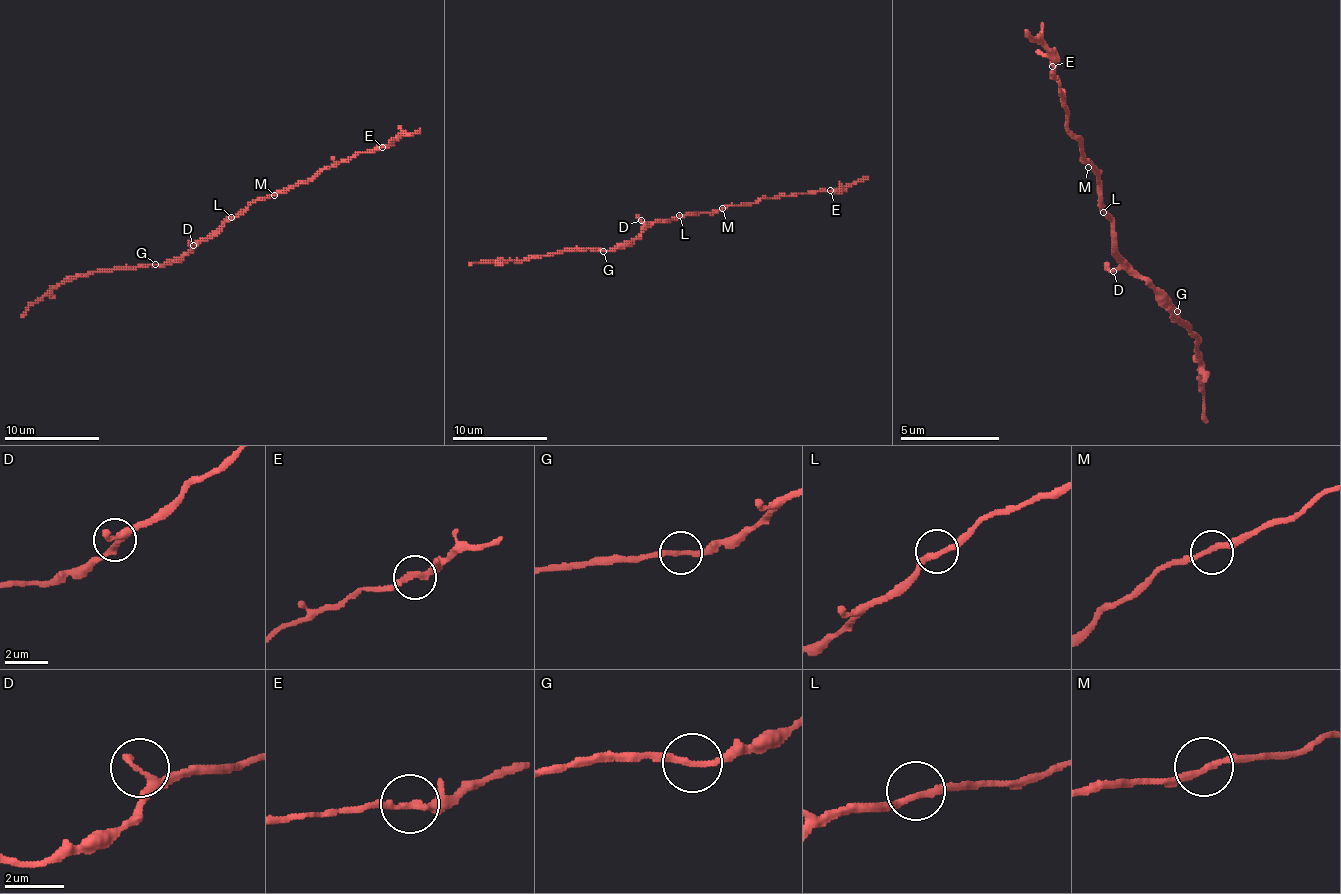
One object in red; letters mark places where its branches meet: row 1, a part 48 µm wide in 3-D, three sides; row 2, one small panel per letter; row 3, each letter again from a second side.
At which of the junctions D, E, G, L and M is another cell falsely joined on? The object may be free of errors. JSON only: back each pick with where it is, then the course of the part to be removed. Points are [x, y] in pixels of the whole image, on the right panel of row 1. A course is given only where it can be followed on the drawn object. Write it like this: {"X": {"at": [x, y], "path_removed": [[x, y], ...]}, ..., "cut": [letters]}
{"cut": []}

